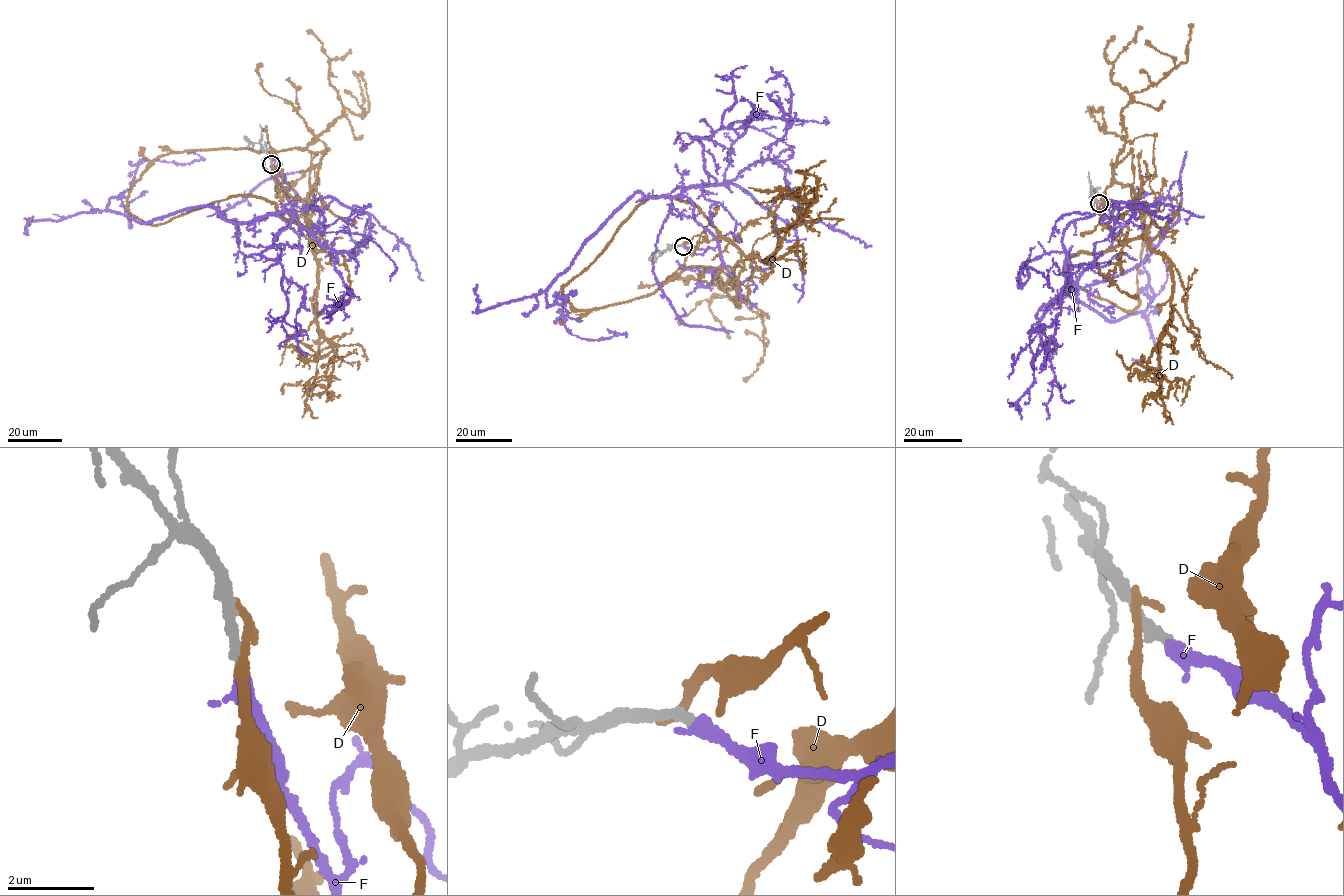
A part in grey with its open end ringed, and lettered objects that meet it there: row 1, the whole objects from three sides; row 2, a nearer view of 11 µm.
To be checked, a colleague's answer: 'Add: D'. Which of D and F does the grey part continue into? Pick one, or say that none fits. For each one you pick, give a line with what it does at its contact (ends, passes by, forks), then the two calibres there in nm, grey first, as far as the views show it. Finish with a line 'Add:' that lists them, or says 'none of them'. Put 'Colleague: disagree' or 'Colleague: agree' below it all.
Add: none of them
Colleague: disagree

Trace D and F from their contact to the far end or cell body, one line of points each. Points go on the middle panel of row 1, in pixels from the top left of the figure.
D: (683, 244), (721, 237), (650, 197), (561, 293), (598, 309), (712, 268), (762, 319), (743, 380)
F: (683, 246), (718, 244), (689, 198), (636, 192), (586, 241), (547, 307), (581, 338), (623, 334), (607, 328)

